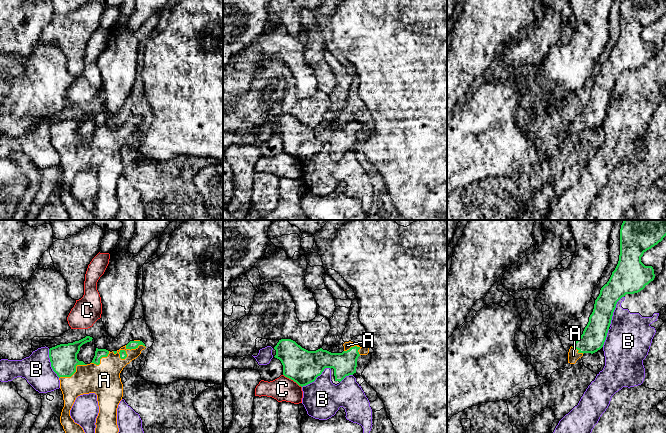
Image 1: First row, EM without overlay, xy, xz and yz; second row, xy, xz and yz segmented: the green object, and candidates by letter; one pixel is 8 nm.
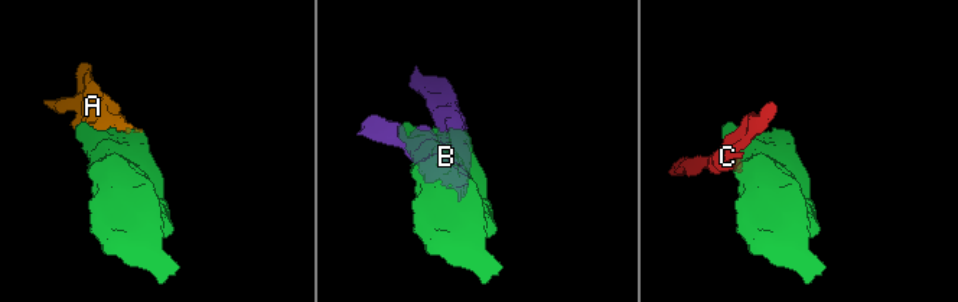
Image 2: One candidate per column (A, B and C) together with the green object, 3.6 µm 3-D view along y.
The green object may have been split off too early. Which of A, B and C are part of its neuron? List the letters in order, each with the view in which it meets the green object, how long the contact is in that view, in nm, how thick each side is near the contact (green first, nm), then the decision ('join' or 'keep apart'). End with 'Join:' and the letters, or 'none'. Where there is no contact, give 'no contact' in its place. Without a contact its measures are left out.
A: xy | 280 nm | 60/190 nm | join
B: xz | 280 nm | 280/300 nm | keep apart
C: xz | 190 nm | 280/190 nm | keep apart
Join: A

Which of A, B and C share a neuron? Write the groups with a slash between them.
A / B / C

